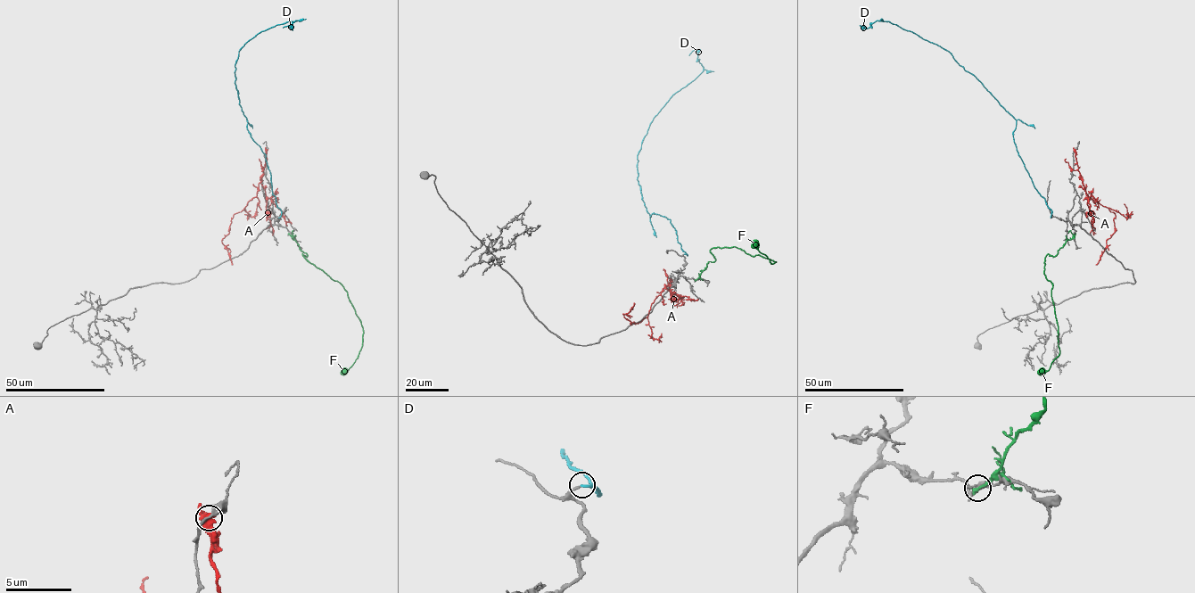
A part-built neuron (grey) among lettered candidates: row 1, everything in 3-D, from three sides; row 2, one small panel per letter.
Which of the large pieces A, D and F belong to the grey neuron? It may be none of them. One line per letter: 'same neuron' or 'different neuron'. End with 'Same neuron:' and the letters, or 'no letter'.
A: different neuron
D: same neuron
F: different neuron
Same neuron: D

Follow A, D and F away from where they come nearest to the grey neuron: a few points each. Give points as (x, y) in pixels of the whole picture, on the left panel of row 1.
A: (267, 150), (257, 195), (234, 215), (229, 233), (222, 240), (232, 265)
D: (278, 218), (266, 155), (247, 127), (234, 72), (248, 41), (296, 20), (283, 28)
F: (289, 234), (308, 255), (302, 254), (305, 259), (343, 286), (362, 325), (361, 350), (353, 365), (342, 373)

